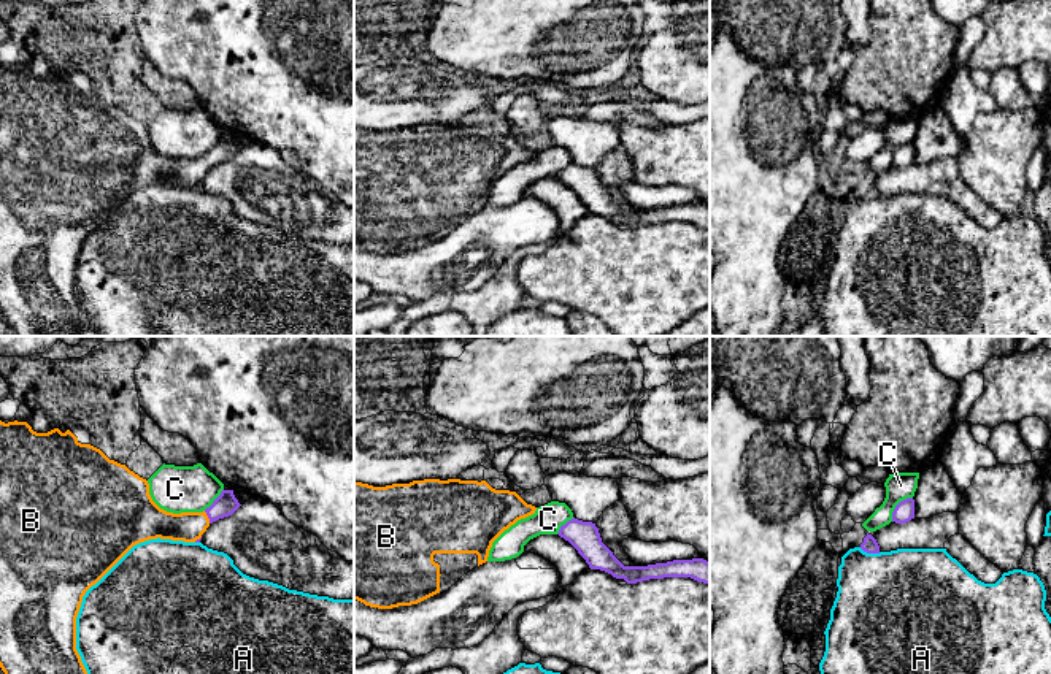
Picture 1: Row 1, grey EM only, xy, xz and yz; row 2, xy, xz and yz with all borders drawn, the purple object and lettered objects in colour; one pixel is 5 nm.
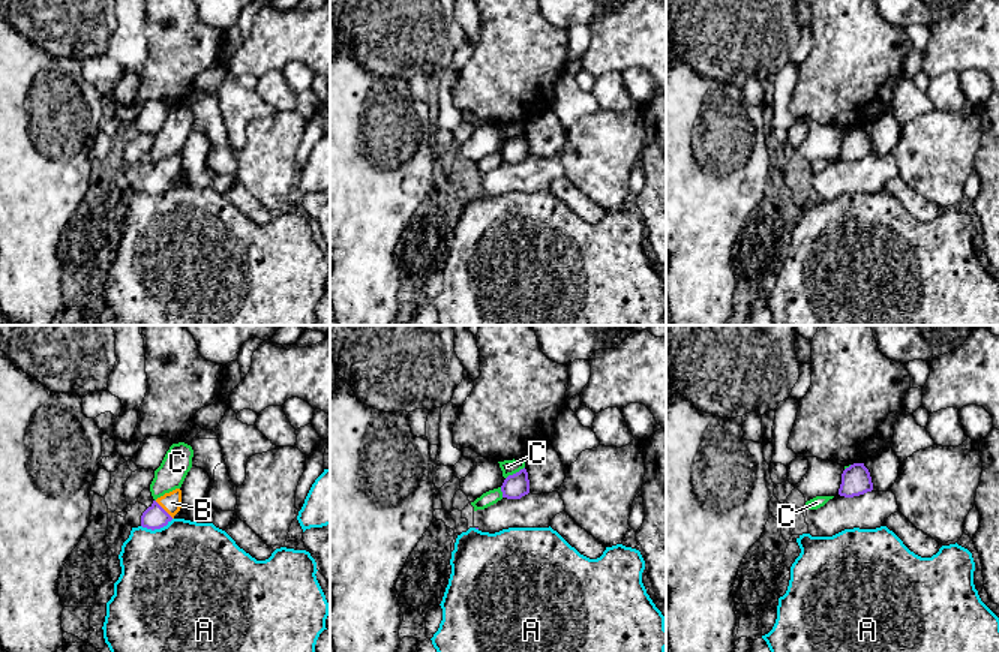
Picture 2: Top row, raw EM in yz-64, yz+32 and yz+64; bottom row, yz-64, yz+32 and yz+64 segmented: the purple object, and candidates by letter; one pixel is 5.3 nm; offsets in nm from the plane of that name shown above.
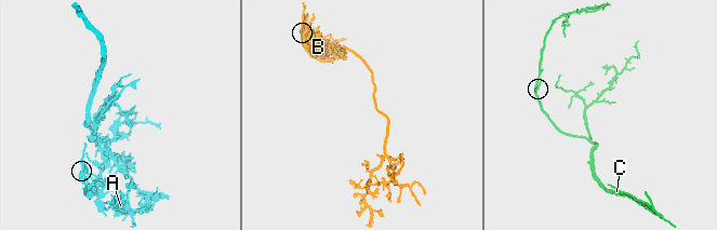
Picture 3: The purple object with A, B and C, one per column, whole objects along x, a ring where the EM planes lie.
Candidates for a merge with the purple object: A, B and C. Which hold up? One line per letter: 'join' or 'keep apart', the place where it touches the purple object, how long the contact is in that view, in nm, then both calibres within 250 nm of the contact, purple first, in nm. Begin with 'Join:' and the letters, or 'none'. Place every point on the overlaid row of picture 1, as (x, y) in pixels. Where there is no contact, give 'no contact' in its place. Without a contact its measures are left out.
Join: B
A: keep apart | yz (870, 552) | 110 nm | 80/480 nm
B: join | xy (208, 517) | 70 nm | 110/150 nm
C: keep apart | yz (896, 506) | 170 nm | 100/140 nm

